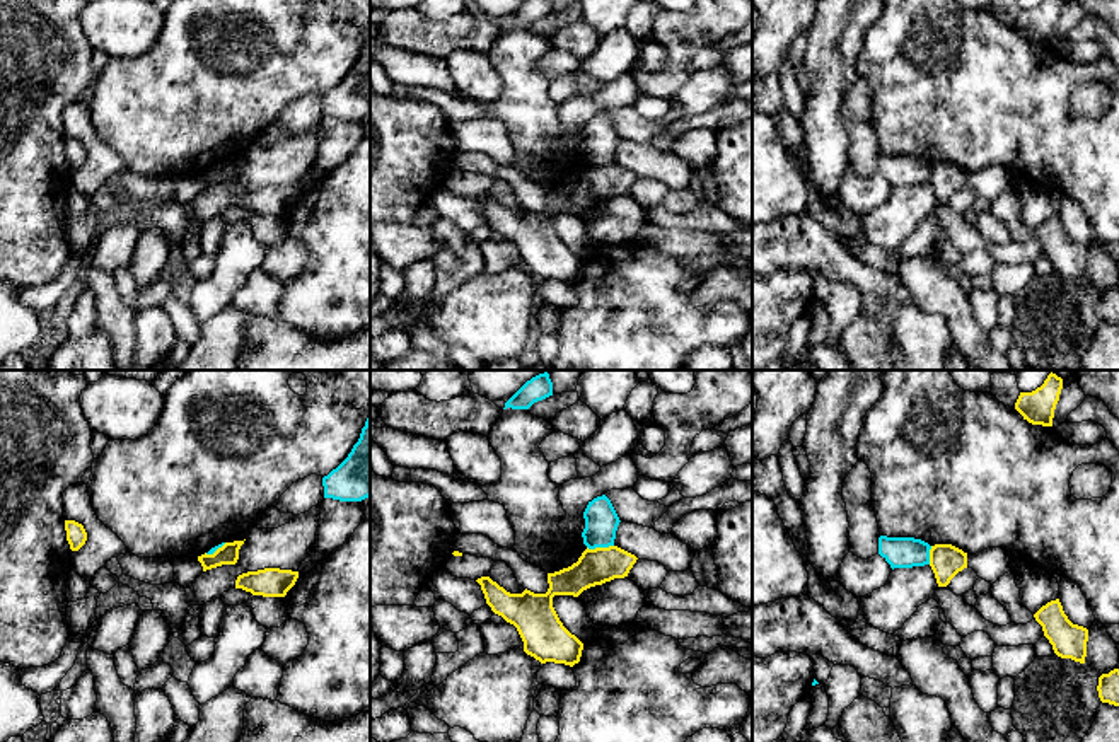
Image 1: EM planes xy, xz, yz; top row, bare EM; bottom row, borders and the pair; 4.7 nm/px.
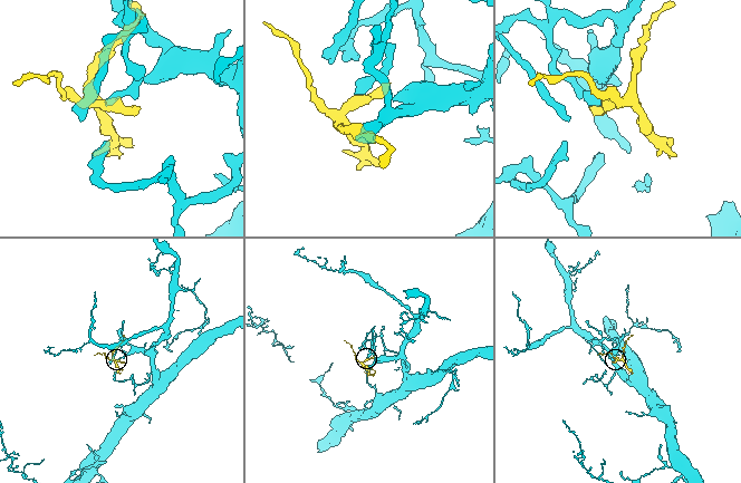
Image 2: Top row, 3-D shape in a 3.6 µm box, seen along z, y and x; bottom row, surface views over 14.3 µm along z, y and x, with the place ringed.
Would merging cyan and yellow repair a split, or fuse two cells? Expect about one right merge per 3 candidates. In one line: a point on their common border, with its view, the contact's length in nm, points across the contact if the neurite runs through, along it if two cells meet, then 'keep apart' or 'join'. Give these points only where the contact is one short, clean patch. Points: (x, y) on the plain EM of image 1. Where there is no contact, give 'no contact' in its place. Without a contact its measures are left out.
contact xz (599, 164); length 130 nm; keep apart

